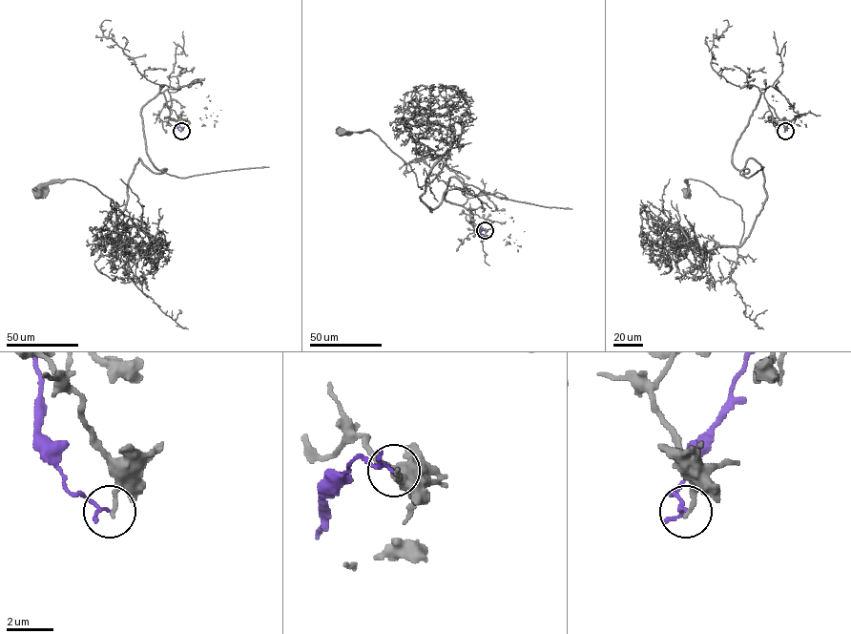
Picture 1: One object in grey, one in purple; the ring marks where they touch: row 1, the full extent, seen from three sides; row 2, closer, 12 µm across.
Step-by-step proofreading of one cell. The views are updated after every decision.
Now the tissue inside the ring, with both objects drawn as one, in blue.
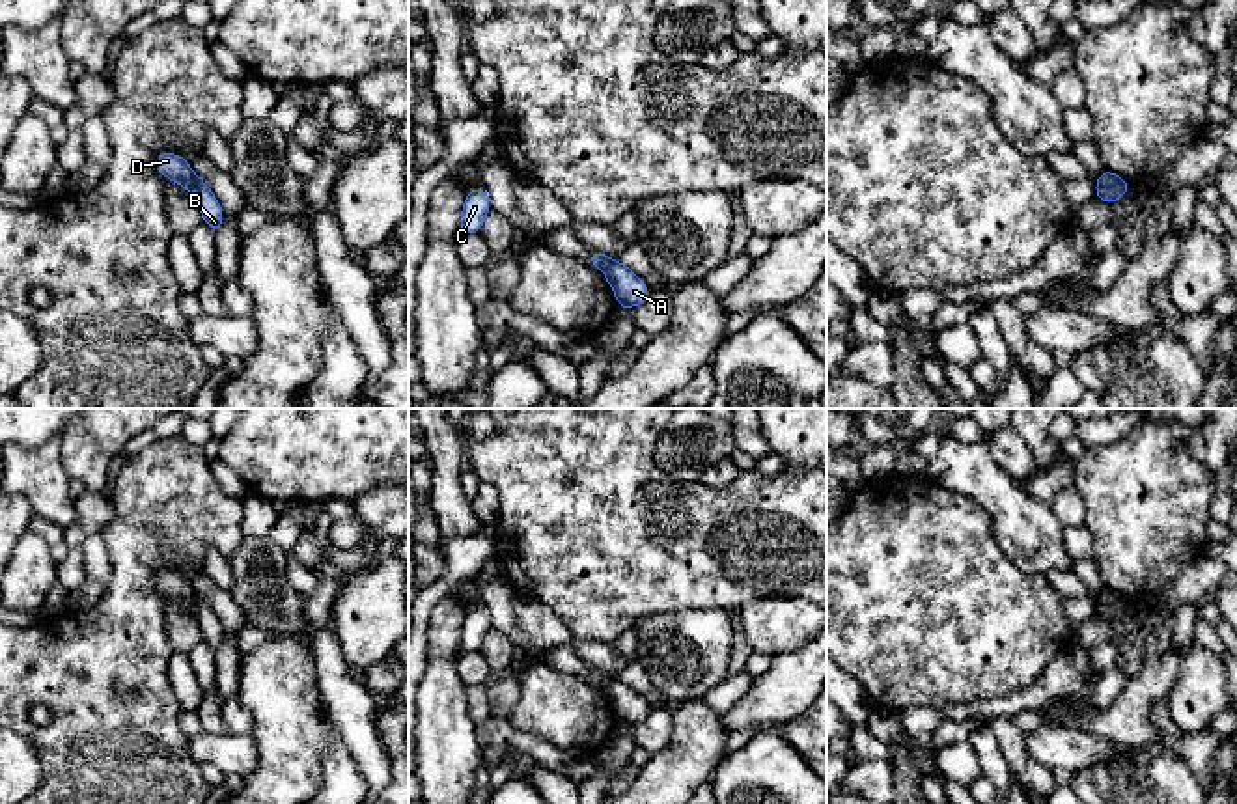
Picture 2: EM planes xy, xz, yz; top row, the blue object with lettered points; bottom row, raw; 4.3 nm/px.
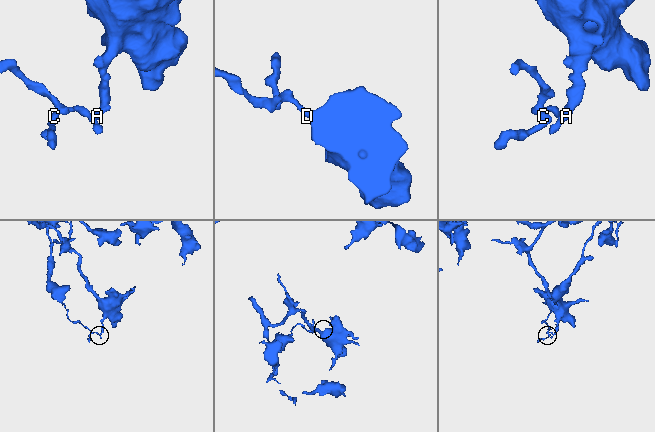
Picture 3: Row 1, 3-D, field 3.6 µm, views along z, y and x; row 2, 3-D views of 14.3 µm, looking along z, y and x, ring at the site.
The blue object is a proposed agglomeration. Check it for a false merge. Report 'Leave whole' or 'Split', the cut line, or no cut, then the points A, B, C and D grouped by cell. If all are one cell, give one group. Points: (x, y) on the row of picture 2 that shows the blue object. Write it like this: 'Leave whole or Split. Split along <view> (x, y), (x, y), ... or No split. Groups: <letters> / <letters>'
Split. Split along xy (194, 176), (187, 187). Groups: A B / C D

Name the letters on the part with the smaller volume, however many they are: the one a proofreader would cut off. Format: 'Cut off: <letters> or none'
Cut off: C, D

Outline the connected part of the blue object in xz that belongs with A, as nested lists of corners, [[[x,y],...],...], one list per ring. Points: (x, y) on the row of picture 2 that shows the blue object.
[[[612,259],[603,270],[608,280],[621,312],[638,306],[649,298],[653,293],[636,272],[625,267],[621,261]]]

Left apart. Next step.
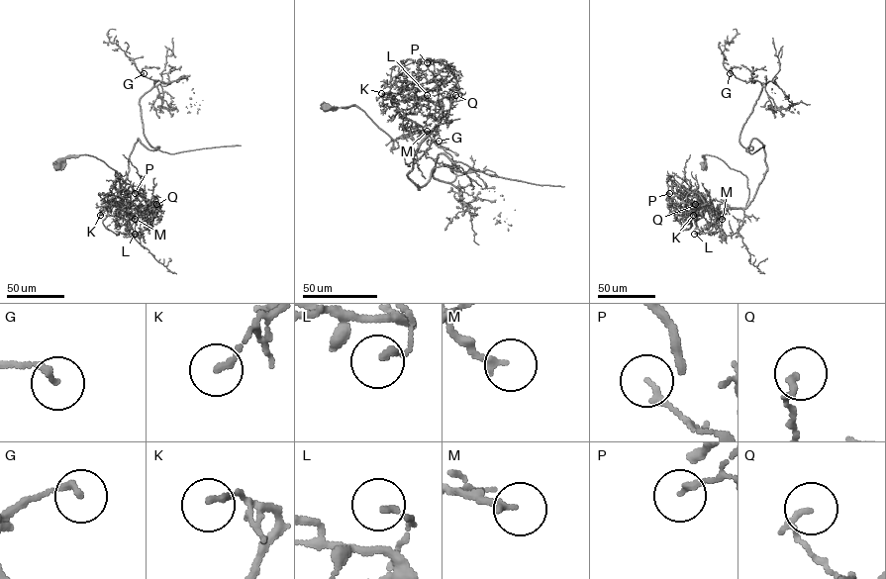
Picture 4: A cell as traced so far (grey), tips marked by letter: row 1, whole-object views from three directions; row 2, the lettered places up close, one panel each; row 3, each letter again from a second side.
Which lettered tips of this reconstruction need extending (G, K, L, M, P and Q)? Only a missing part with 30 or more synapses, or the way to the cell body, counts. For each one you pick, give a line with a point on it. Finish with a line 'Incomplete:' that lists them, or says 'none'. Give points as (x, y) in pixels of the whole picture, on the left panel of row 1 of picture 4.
M: place (135, 219)
Incomplete: M

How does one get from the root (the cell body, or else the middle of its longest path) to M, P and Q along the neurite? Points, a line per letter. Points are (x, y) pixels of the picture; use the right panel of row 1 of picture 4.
M: (751, 141), (756, 139), (762, 144), (767, 167), (764, 178), (746, 207), (728, 208), (723, 211), (722, 219)
P: (751, 141), (762, 144), (767, 169), (746, 207), (693, 208), (678, 196), (668, 202), (669, 193)
Q: (751, 141), (756, 139), (762, 144), (767, 169), (749, 203), (722, 211), (707, 204), (699, 208), (695, 204)

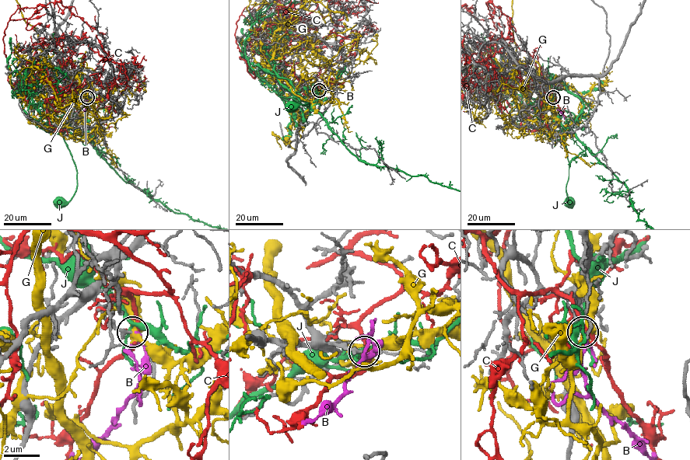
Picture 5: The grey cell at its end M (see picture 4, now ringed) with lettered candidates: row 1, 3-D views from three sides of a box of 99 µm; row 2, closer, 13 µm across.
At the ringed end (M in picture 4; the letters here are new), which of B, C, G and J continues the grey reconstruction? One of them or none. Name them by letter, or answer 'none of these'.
B

